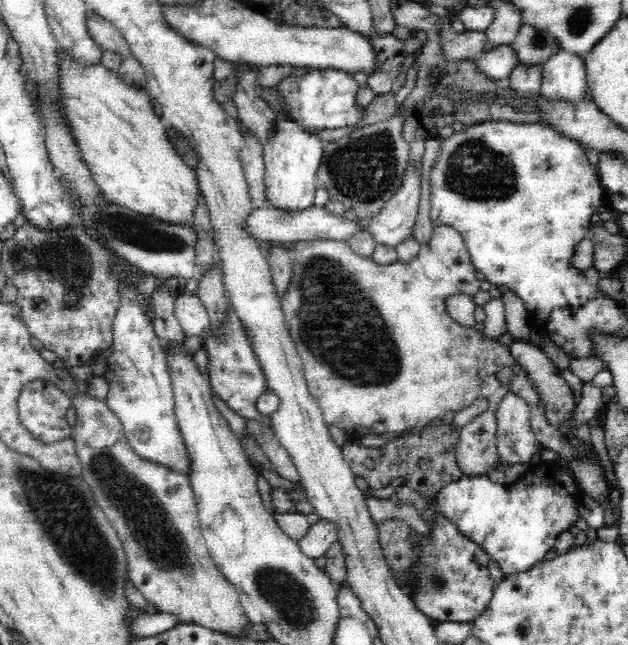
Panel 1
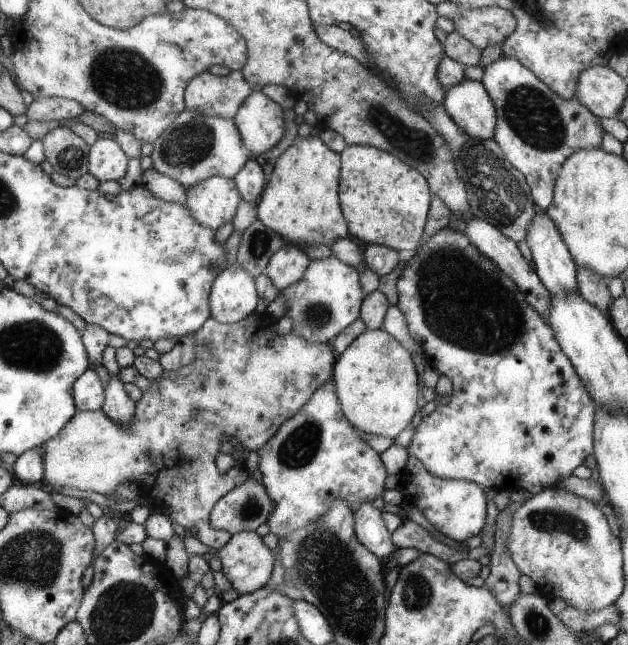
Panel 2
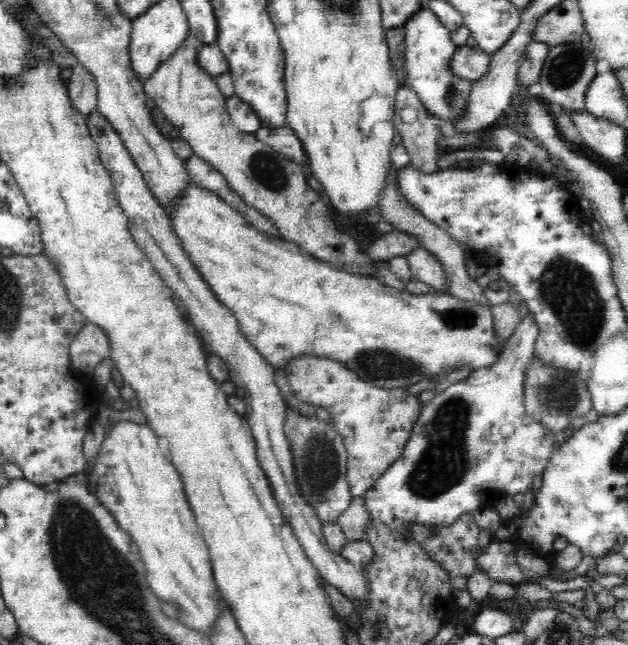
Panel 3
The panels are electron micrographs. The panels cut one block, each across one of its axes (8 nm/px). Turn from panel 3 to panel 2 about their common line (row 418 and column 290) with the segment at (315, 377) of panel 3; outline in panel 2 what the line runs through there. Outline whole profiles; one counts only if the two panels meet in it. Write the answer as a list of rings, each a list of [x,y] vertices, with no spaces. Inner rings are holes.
[[[257,313],[233,324],[207,318],[194,332],[194,359],[183,368],[172,373],[163,372],[160,377],[150,381],[151,386],[134,402],[134,415],[127,427],[114,423],[101,409],[77,411],[53,438],[43,442],[39,446],[42,452],[42,480],[49,487],[91,490],[103,496],[110,495],[117,485],[133,481],[141,495],[151,497],[161,509],[168,508],[169,520],[184,529],[195,528],[197,540],[209,550],[221,549],[231,535],[227,531],[211,528],[210,512],[219,498],[245,481],[245,476],[227,476],[229,471],[217,474],[214,458],[219,438],[226,436],[226,443],[235,440],[247,452],[256,451],[274,436],[283,421],[306,404],[311,394],[332,379],[337,358],[330,342],[310,343],[292,330],[285,335],[273,334],[269,329],[271,323],[271,317]],[[193,410],[199,410],[194,418],[191,416]],[[219,478],[225,484],[217,484]]]

